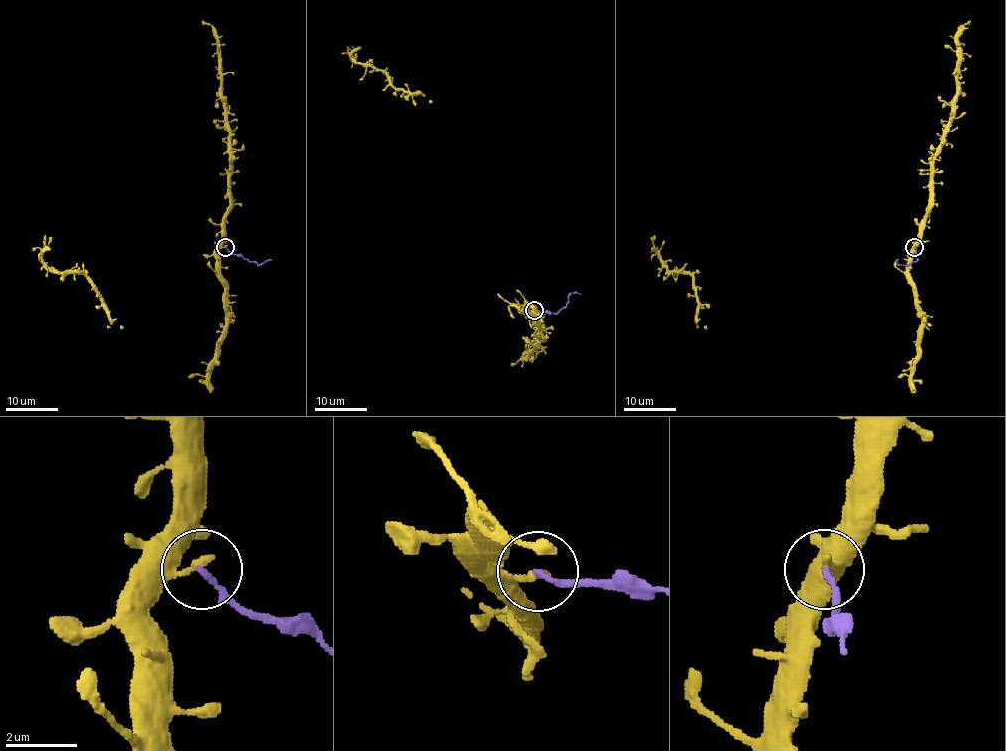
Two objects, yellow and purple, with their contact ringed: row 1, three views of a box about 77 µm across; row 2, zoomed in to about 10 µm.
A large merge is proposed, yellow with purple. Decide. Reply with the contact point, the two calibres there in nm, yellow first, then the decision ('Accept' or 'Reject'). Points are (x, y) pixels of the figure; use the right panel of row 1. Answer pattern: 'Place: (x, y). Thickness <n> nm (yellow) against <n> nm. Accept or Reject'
Place: (914, 247). Thickness 240 nm (yellow) against 150 nm. Reject

